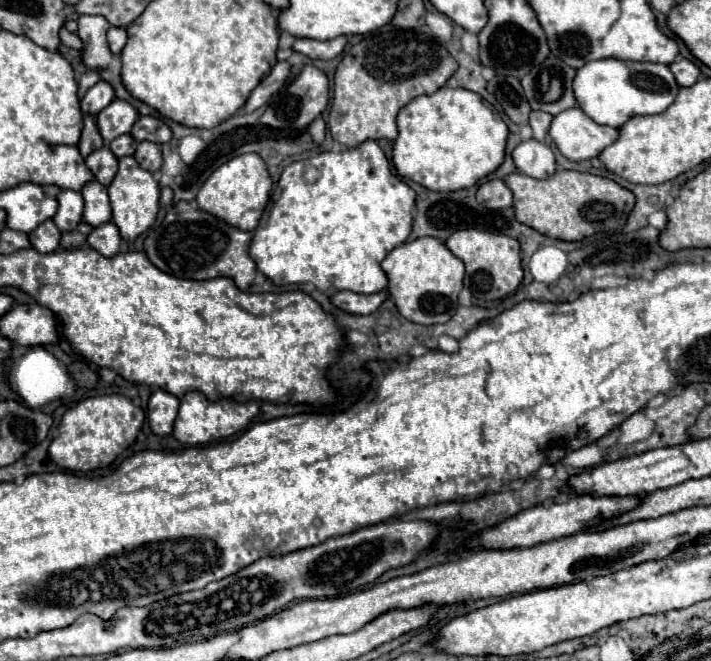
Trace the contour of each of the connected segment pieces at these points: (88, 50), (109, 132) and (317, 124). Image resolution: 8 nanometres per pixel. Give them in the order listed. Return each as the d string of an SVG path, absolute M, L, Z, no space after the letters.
M81 15L77 23L79 23L77 35L85 45L83 63L91 69L107 67L107 63L113 57L107 47L107 31L111 27L109 21L101 15Z
M113 99L111 105L107 105L99 115L97 115L97 127L99 133L103 135L105 143L111 143L115 137L129 133L137 121L139 113L135 107L127 101Z
M317 117L317 121L311 123L309 133L311 133L311 137L313 137L315 143L323 143L323 139L325 139L325 121L321 117Z

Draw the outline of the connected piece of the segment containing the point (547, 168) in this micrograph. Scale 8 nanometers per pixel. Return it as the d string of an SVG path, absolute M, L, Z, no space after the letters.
M537 139L523 141L513 151L513 161L517 169L533 179L549 179L557 171L553 149Z

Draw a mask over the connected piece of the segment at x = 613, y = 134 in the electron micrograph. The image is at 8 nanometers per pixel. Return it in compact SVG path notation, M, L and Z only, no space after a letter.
M579 107L555 115L549 135L569 161L589 161L619 139L619 131L587 117Z

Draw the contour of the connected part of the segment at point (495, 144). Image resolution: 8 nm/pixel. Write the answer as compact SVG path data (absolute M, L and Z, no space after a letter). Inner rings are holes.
M441 87L433 95L421 95L409 101L397 115L399 135L393 145L393 163L401 177L411 179L433 191L459 191L477 185L481 179L491 175L505 159L505 147L509 129L507 123L483 101L479 93L469 89Z

